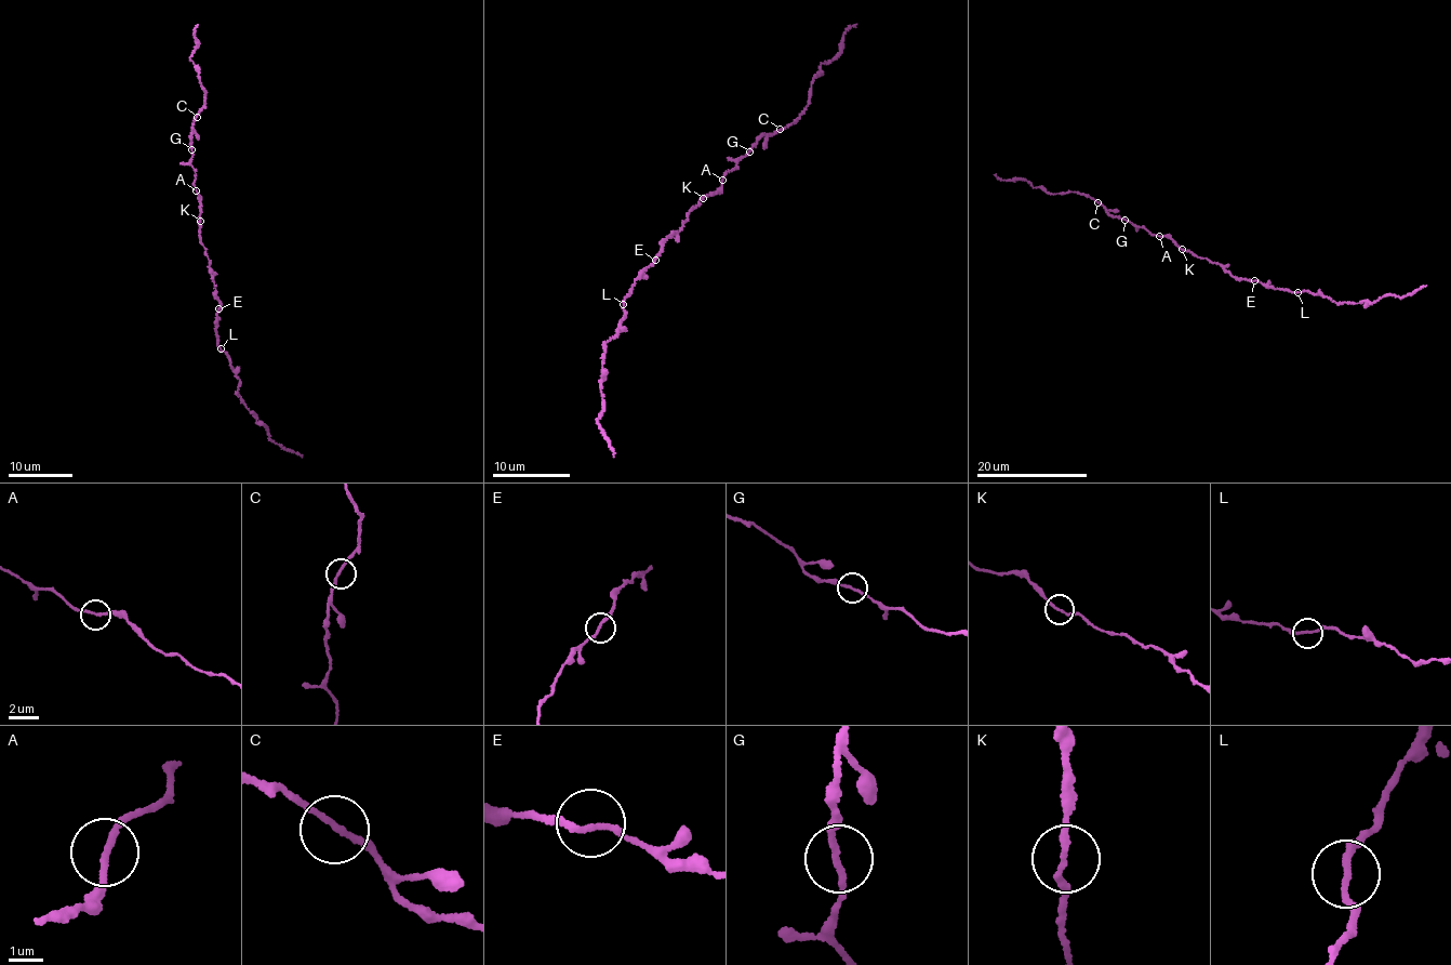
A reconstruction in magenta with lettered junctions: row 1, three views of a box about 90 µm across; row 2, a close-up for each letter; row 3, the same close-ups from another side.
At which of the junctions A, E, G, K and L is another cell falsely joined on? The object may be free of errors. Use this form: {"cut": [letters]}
{"cut": ["G"]}

